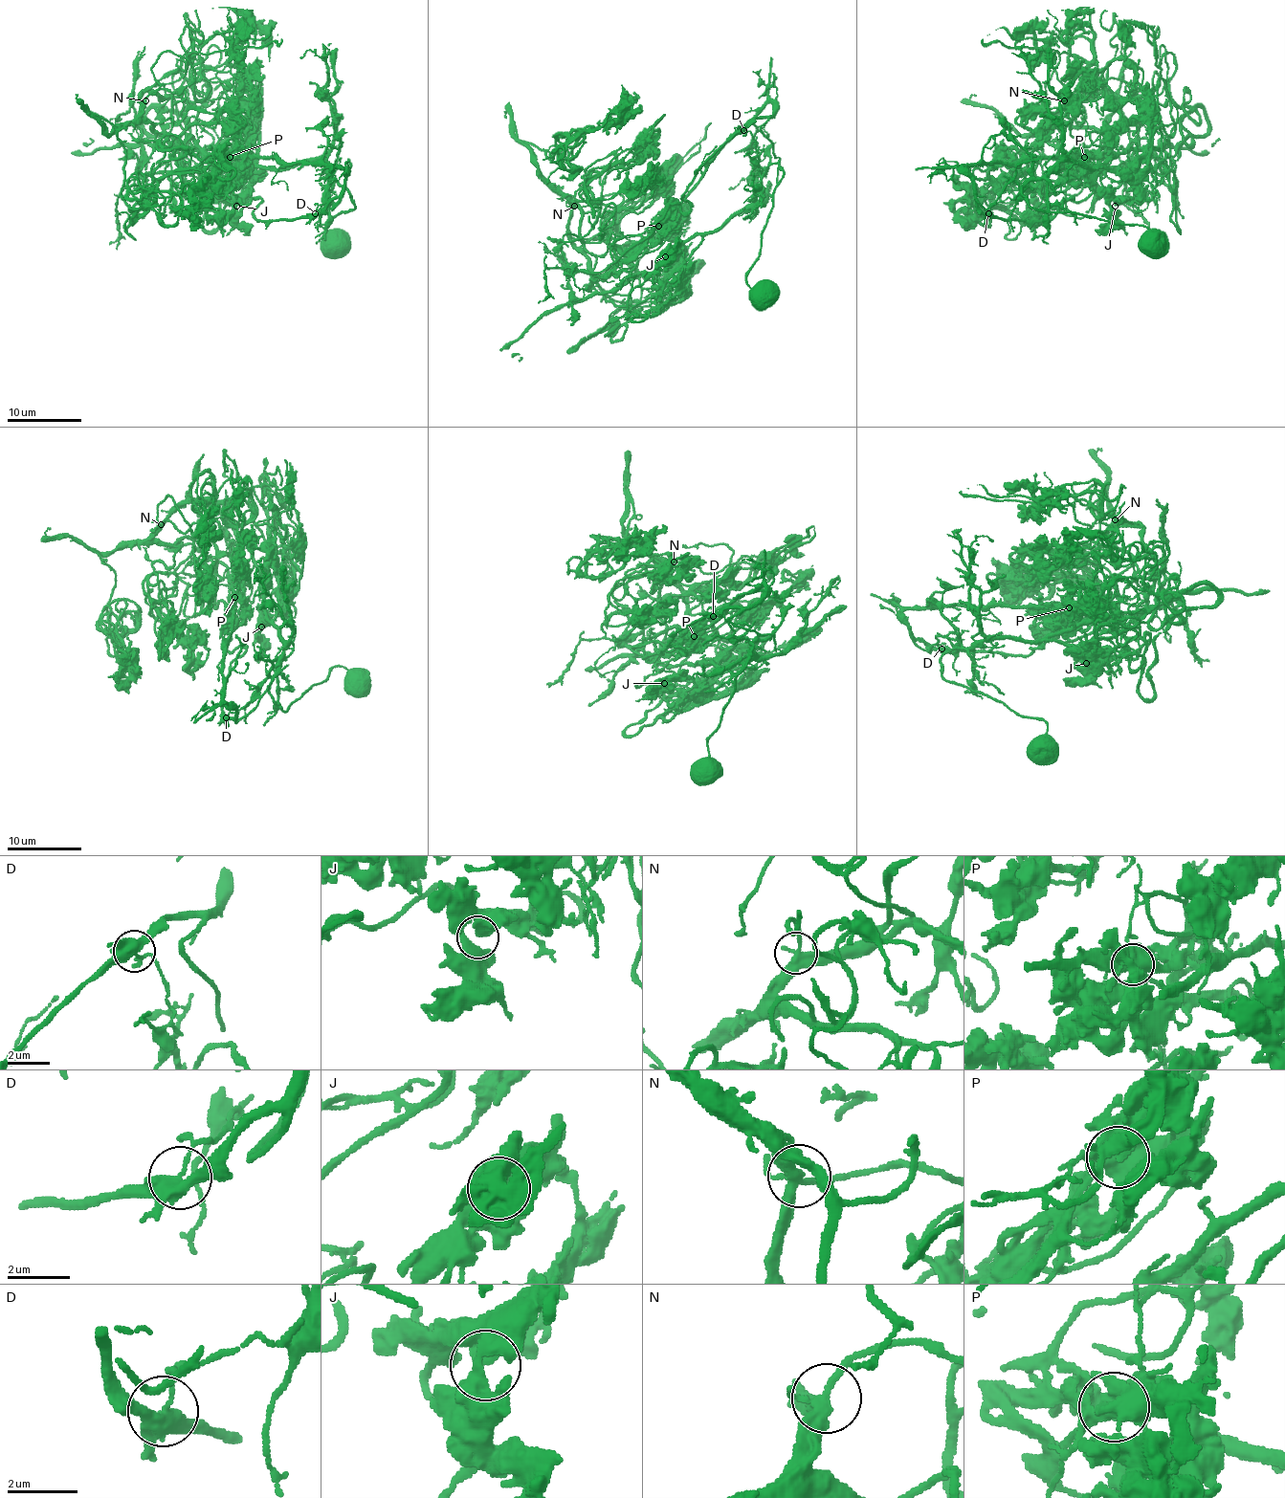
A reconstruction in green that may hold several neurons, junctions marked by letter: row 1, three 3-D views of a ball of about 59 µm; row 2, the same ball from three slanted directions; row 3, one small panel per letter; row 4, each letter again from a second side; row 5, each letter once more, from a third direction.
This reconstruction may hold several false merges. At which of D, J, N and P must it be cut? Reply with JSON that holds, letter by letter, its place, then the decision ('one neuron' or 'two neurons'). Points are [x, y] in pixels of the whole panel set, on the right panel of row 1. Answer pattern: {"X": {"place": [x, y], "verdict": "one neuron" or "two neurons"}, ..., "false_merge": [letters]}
{"D": {"place": [988, 213], "verdict": "two neurons"}, "J": {"place": [1115, 206], "verdict": "one neuron"}, "N": {"place": [1064, 100], "verdict": "one neuron"}, "P": {"place": [1084, 157], "verdict": "two neurons"}, "false_merge": ["D", "P"]}

